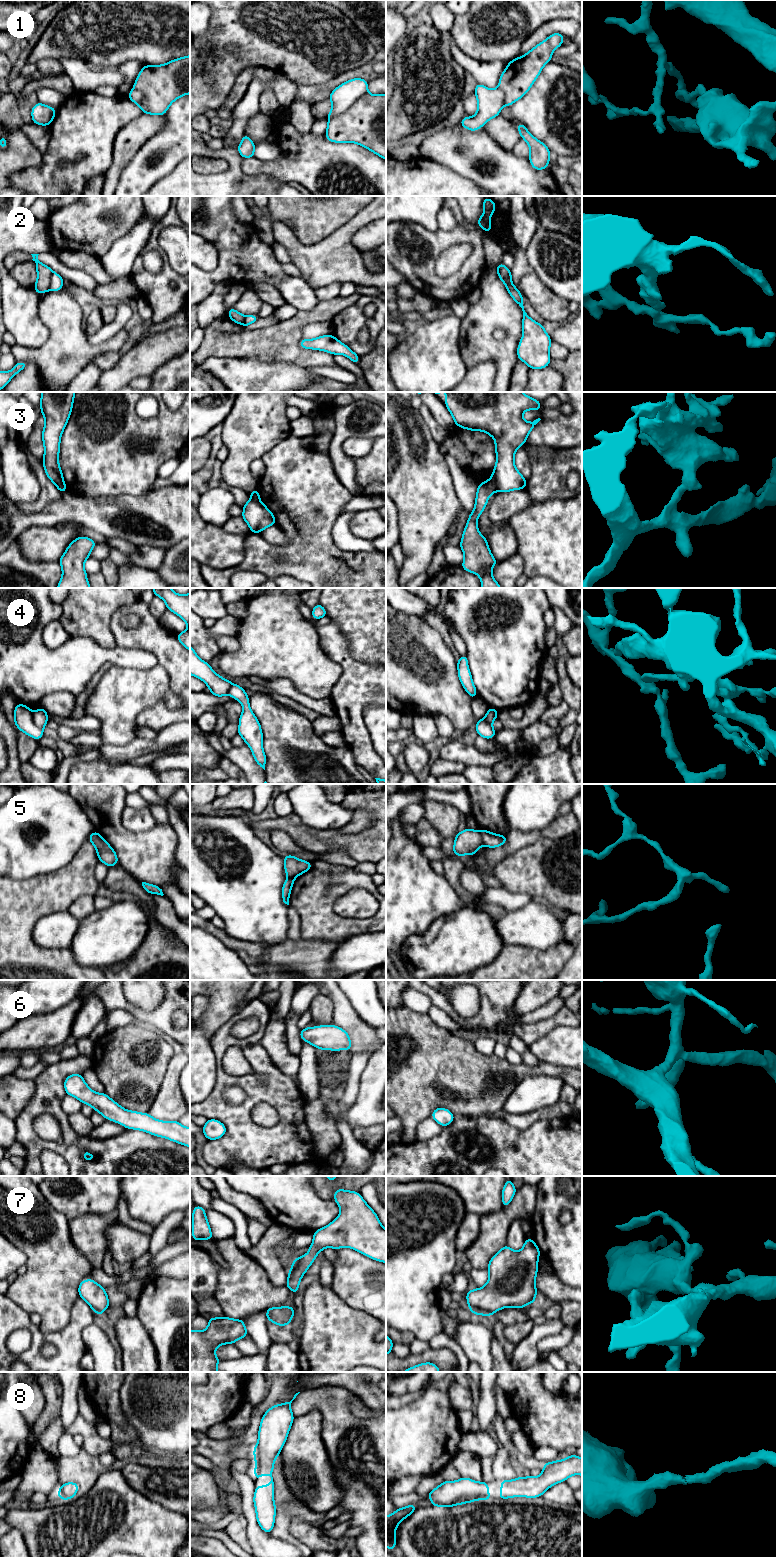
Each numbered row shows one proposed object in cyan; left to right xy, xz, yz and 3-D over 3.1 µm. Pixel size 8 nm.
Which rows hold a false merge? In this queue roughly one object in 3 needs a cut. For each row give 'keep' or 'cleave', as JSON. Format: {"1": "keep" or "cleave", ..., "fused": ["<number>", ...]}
{"1": "cleave", "2": "cleave", "3": "cleave", "4": "cleave", "5": "cleave", "6": "keep", "7": "keep", "8": "keep", "fused": ["1", "2", "3", "4", "5"]}

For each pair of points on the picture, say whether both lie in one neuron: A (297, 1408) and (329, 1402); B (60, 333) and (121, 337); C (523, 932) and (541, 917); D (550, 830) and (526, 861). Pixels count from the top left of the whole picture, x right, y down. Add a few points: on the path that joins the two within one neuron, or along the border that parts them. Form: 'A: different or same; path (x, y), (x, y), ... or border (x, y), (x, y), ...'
A: same; path (305, 1402), (321, 1402)
B: same; path (75, 348), (99, 349), (106, 347)
C: same; path (527, 928), (537, 921)
D: different; border (568, 834), (558, 839), (542, 836)

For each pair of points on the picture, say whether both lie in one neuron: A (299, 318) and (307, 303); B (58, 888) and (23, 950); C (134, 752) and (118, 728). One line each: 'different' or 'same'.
A: different
B: same
C: different

